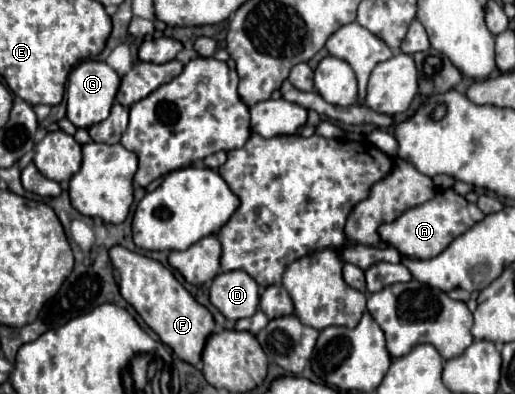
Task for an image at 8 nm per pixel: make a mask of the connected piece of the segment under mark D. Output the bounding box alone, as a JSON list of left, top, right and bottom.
[209,271,259,321]

